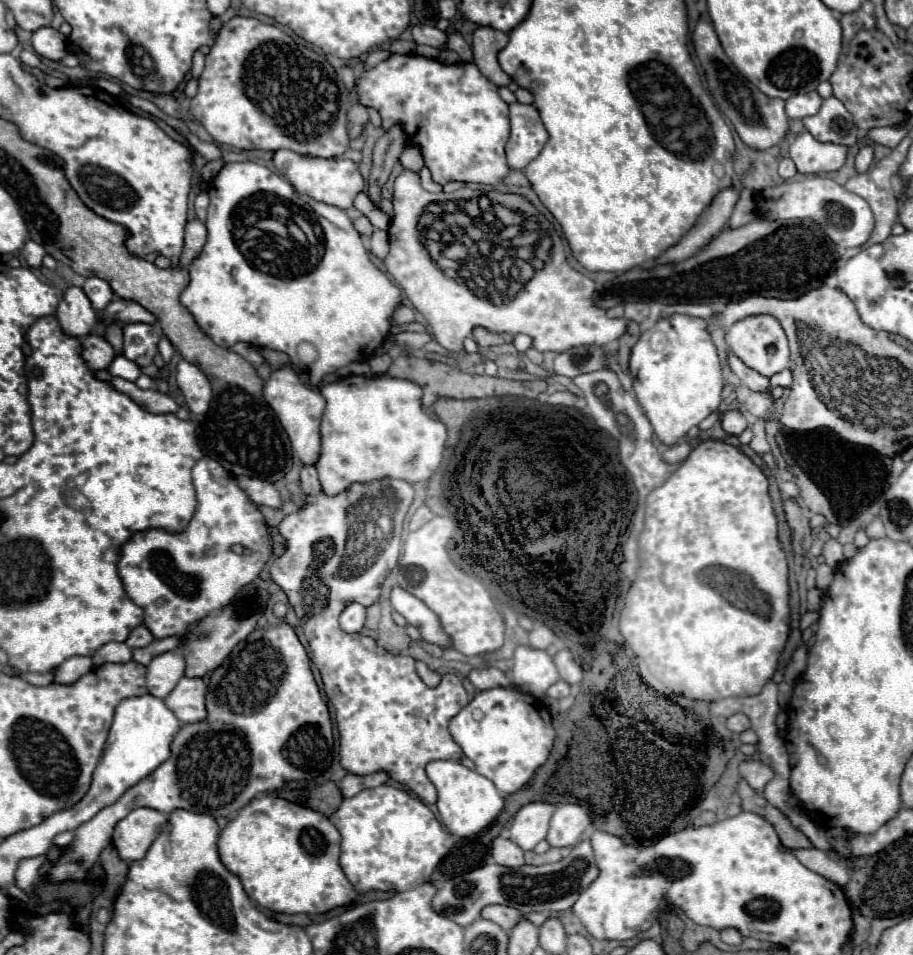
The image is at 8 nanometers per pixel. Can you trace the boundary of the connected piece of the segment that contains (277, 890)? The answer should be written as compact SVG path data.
M259 796L221 830L219 856L221 862L241 878L247 896L261 908L283 914L323 914L353 902L357 896L353 884L339 866L339 842L341 836L337 828L323 814L277 796Z

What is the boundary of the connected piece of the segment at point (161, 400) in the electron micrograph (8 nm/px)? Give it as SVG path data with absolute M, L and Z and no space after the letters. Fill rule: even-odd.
M113 378L111 386L115 390L121 390L123 394L129 394L129 398L133 398L133 402L137 402L139 406L145 406L145 410L149 410L149 412L155 412L155 414L169 414L169 412L175 414L177 412L175 400L157 390L141 390L133 382L127 382L123 378Z

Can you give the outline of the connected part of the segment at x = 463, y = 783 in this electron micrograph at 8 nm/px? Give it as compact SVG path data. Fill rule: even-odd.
M455 760L431 762L427 766L427 776L437 786L437 792L439 792L437 810L441 814L441 822L451 834L459 838L469 838L483 832L487 826L491 826L491 822L505 806L505 796L499 794L499 790L491 780L477 774L475 770L465 768Z

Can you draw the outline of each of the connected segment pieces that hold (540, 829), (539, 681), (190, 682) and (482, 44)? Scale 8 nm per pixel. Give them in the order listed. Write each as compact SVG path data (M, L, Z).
M533 802L523 806L509 828L509 840L517 842L523 850L533 850L537 842L541 842L547 836L549 820L553 816L555 806L545 802Z
M519 646L513 654L511 670L513 686L523 694L543 696L551 684L559 680L553 658L545 650L533 650L529 646Z
M181 678L175 690L165 698L165 706L185 724L201 722L207 714L205 692L207 686L201 678Z
M477 28L473 34L473 56L475 64L489 82L495 86L509 86L511 78L501 70L497 54L507 46L509 36L493 28Z

